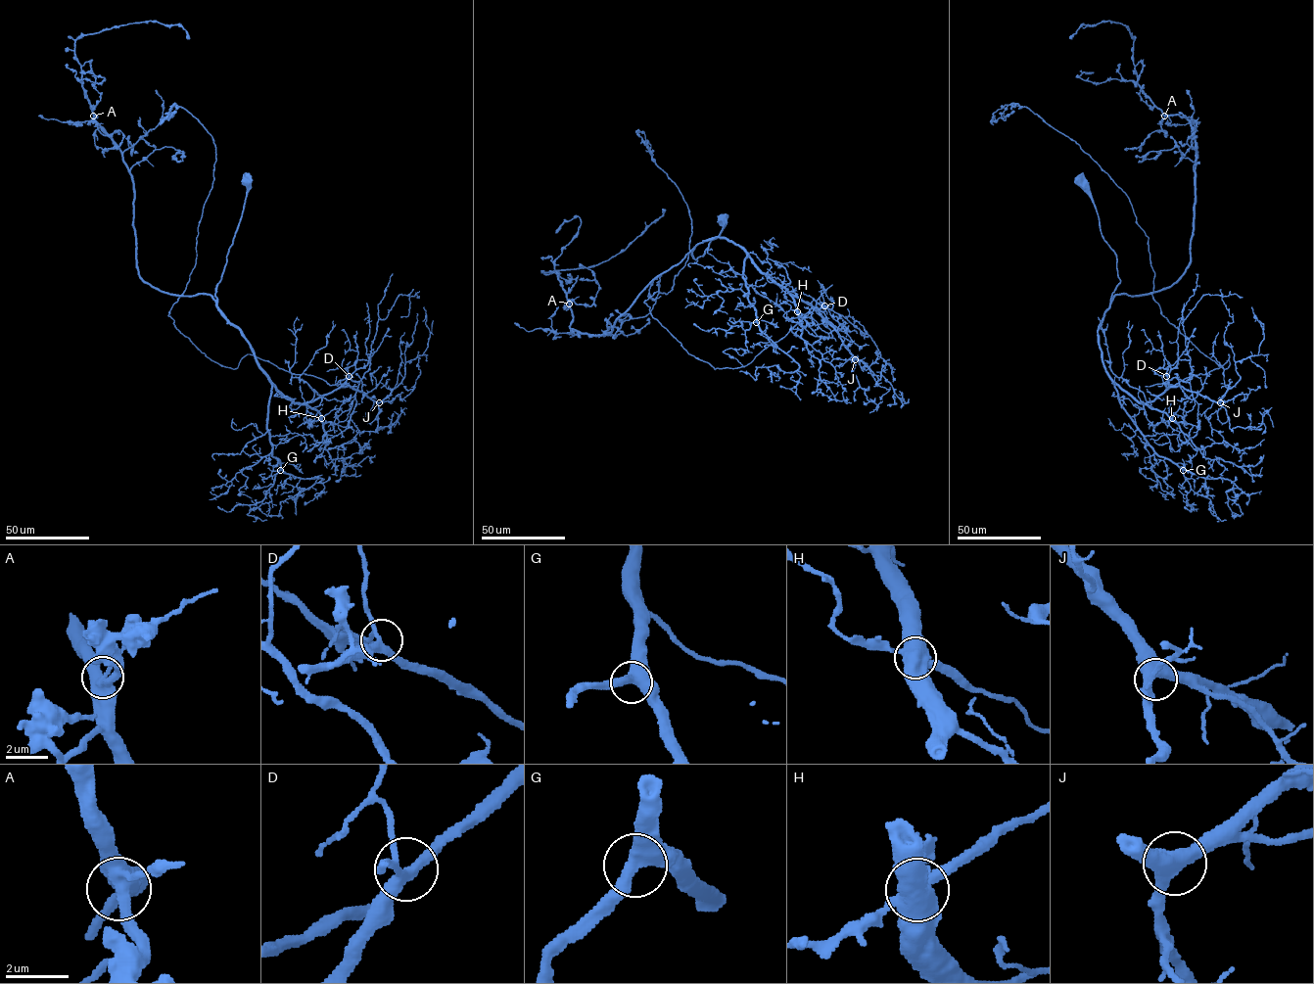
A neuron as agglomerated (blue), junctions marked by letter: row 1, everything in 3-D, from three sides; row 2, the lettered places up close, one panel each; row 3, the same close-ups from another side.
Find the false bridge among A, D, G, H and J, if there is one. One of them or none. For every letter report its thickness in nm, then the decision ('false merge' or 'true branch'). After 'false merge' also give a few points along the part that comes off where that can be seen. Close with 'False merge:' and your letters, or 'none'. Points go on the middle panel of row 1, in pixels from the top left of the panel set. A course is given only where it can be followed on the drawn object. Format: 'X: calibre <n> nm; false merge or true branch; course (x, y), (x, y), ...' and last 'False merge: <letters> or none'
A: calibre 400 nm; true branch
D: calibre 300 nm; true branch
G: calibre 400 nm; true branch
H: calibre 500 nm; false merge; course (797, 311), (835, 328), (813, 306), (715, 369), (652, 316), (691, 219), (636, 132)
J: calibre 440 nm; true branch
False merge: H

